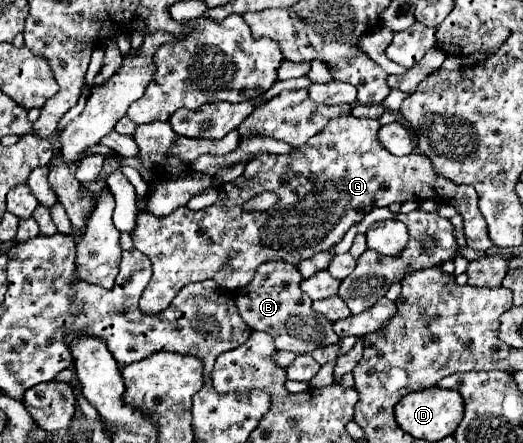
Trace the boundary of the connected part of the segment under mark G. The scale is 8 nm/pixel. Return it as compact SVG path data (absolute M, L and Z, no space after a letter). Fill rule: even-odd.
M343 114L343 116L331 118L329 124L325 126L325 130L321 130L321 134L309 138L309 142L305 142L305 146L299 146L289 154L257 154L245 166L245 172L237 180L221 184L217 188L217 192L219 192L217 202L205 210L181 208L181 210L169 214L169 218L153 218L153 214L149 214L149 212L139 212L137 226L131 232L133 246L139 252L147 254L153 264L151 282L147 284L147 288L139 300L141 312L143 314L163 312L169 306L171 298L175 298L185 284L201 282L207 278L215 280L219 286L223 286L227 290L245 288L253 280L253 274L259 264L269 262L269 260L283 260L289 264L299 264L301 260L311 258L317 252L329 250L331 246L341 242L345 232L351 226L359 224L363 220L363 216L367 212L371 212L373 208L385 208L393 202L403 204L407 200L421 202L425 198L435 198L443 204L451 204L463 216L467 246L473 250L489 250L493 246L493 242L487 234L485 218L477 208L479 198L477 198L475 188L455 184L455 182L439 176L435 172L435 168L431 166L431 160L425 158L423 154L409 154L403 158L393 156L379 142L379 138L377 138L379 128L381 128L379 120L355 118L353 114ZM265 190L275 192L281 198L281 202L273 210L267 210L265 214L243 214L241 206L245 204L245 200L257 196Z

